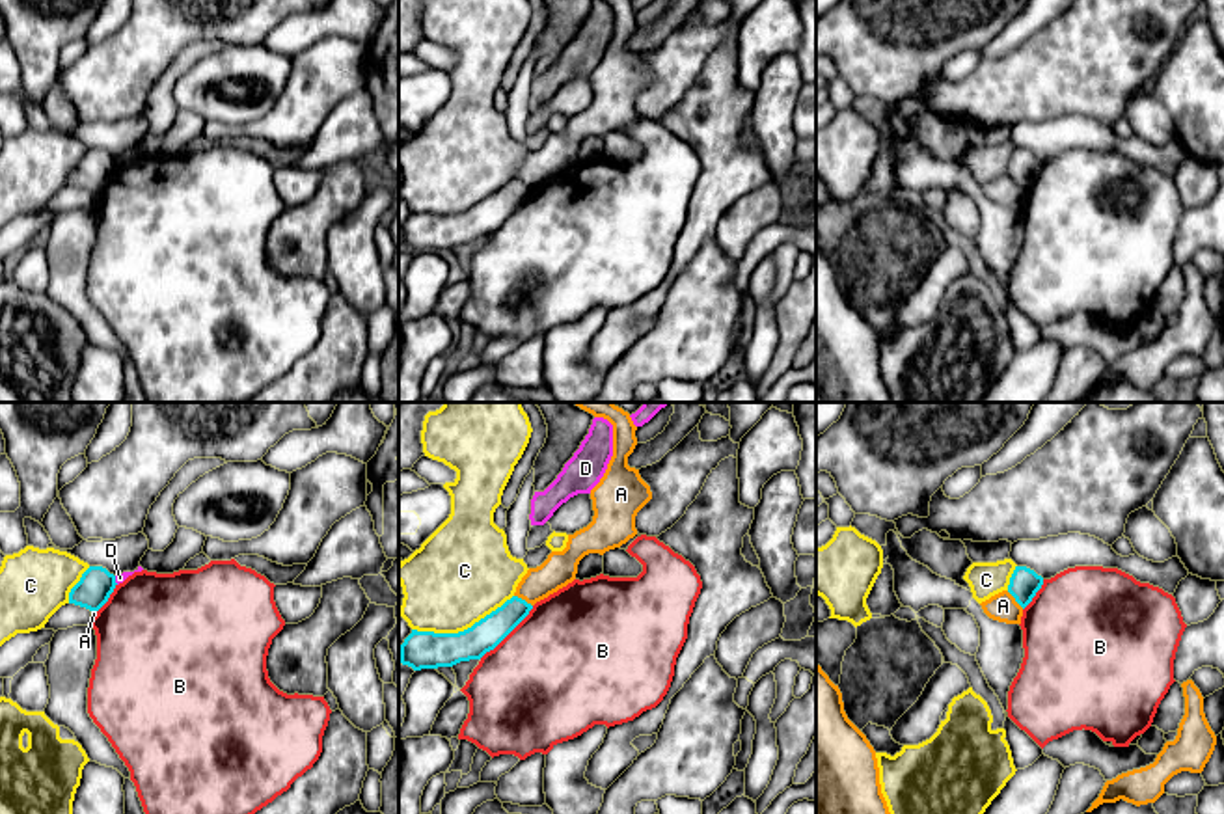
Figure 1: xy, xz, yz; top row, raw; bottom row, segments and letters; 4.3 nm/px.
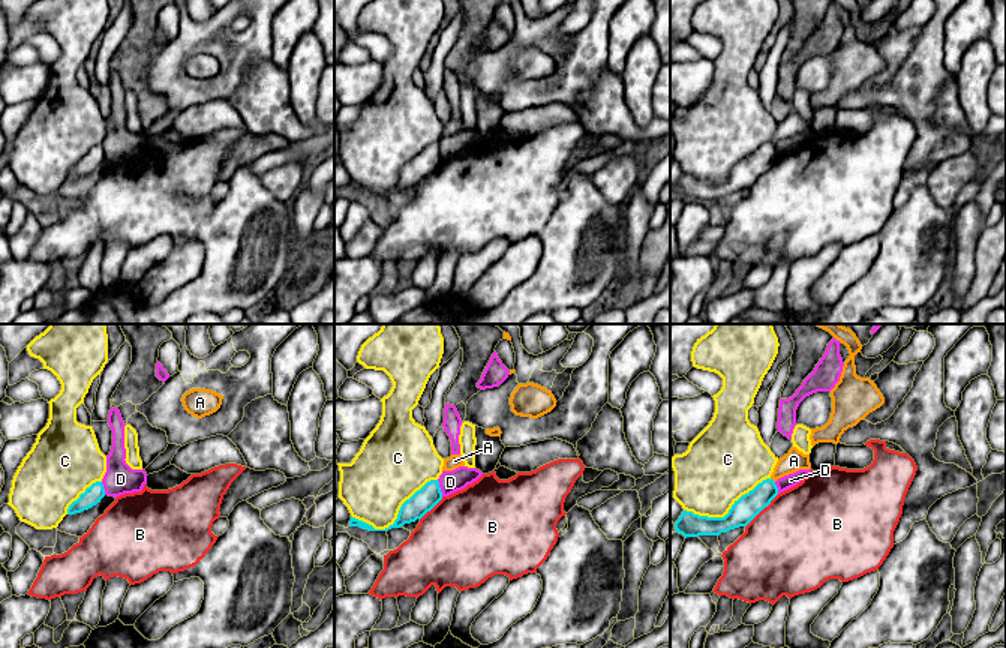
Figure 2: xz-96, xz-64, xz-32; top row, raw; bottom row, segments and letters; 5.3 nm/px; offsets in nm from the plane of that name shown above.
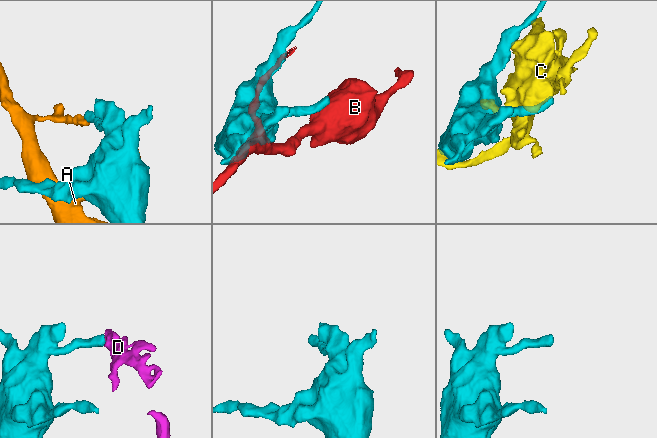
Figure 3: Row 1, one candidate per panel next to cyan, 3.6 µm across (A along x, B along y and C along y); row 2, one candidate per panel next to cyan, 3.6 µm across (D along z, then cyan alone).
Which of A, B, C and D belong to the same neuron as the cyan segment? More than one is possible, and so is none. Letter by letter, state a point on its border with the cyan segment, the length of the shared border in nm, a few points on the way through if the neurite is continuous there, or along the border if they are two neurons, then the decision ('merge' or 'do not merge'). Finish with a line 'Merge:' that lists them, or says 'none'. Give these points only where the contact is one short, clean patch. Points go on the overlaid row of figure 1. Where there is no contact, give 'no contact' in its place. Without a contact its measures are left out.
A: meets cyan in xz at (524, 600); contact 90 nm long; border along xz (515, 595), (531, 606); do not merge
B: meets cyan in xz at (507, 634); contact 340 nm long; border along xz (533, 606), (479, 658); do not merge
C: meets cyan in xz at (464, 630); contact 460 nm long; do not merge
D: meets cyan in xy at (114, 580); contact 40 nm long; border along xy (114, 576), (118, 583); do not merge
Merge: none

